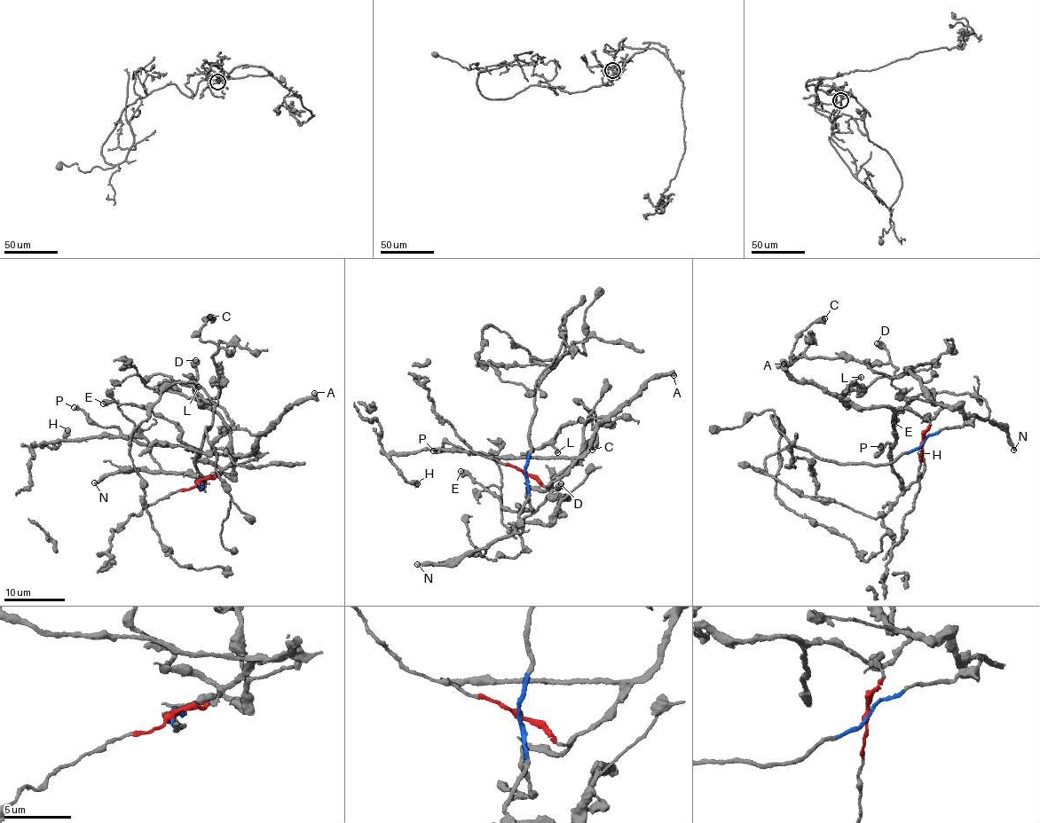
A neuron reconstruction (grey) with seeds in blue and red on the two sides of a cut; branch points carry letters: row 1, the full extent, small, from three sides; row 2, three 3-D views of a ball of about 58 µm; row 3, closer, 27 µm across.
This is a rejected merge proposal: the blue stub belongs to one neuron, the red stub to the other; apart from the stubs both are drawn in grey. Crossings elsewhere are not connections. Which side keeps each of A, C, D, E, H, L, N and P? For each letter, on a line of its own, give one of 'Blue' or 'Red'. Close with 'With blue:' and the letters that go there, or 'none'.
A: Red
C: Blue
D: Blue
E: Red
H: Red
L: Red
N: Blue
P: Red
With blue: C, D, N

